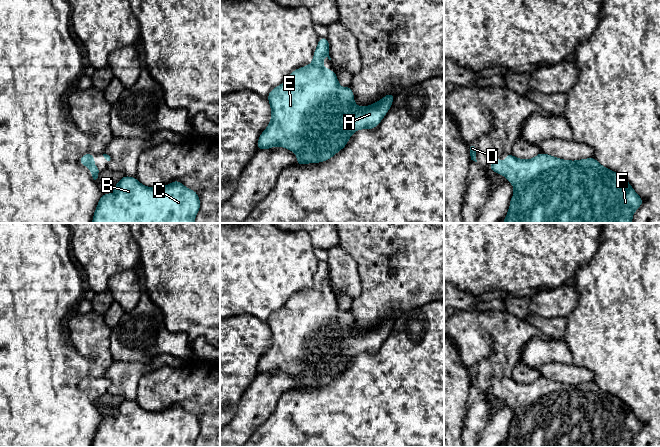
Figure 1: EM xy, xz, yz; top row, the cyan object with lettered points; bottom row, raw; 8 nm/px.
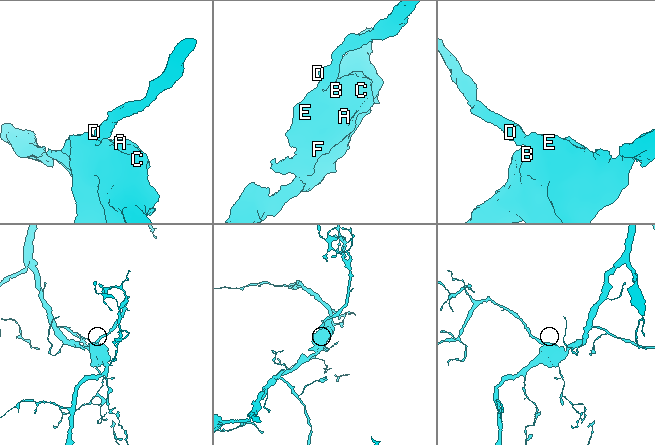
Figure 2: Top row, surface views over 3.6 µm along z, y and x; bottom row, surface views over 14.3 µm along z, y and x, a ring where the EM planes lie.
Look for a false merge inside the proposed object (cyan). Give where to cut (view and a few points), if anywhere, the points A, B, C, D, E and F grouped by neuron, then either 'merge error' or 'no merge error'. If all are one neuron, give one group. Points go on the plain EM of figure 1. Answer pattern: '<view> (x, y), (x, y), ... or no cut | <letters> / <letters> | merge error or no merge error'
no cut | A B C D E F | no merge error

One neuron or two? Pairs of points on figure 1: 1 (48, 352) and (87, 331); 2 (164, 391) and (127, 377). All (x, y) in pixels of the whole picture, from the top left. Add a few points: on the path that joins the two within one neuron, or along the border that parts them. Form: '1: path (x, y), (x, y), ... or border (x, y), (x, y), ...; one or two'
1: border (64, 325), (71, 344), (83, 353), (90, 353); two
2: border (158, 368), (146, 372), (141, 377), (135, 400); two

